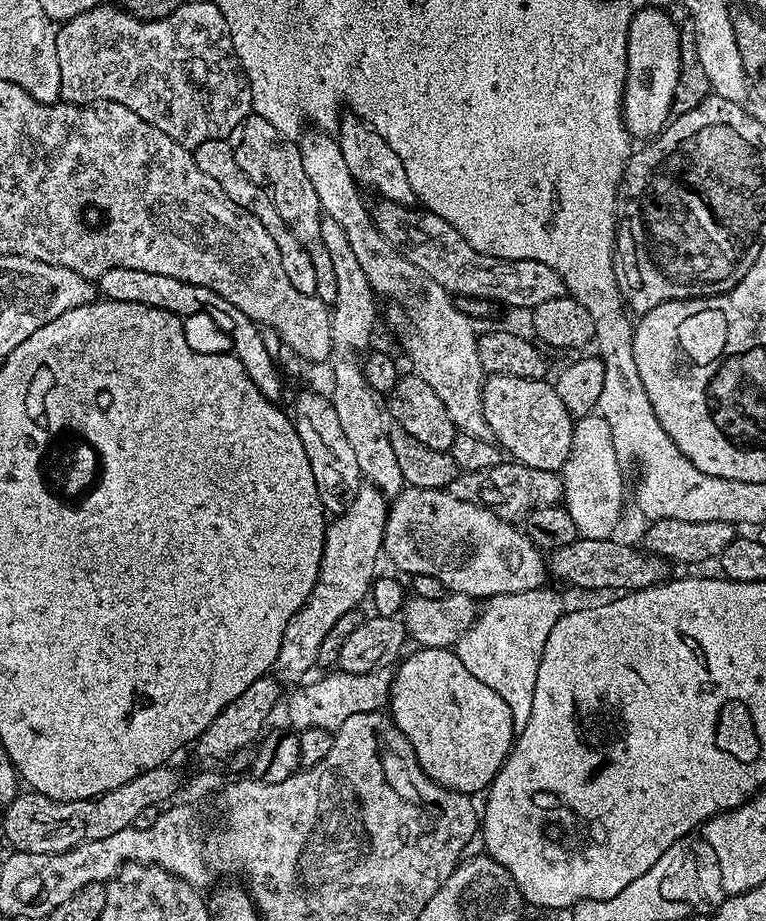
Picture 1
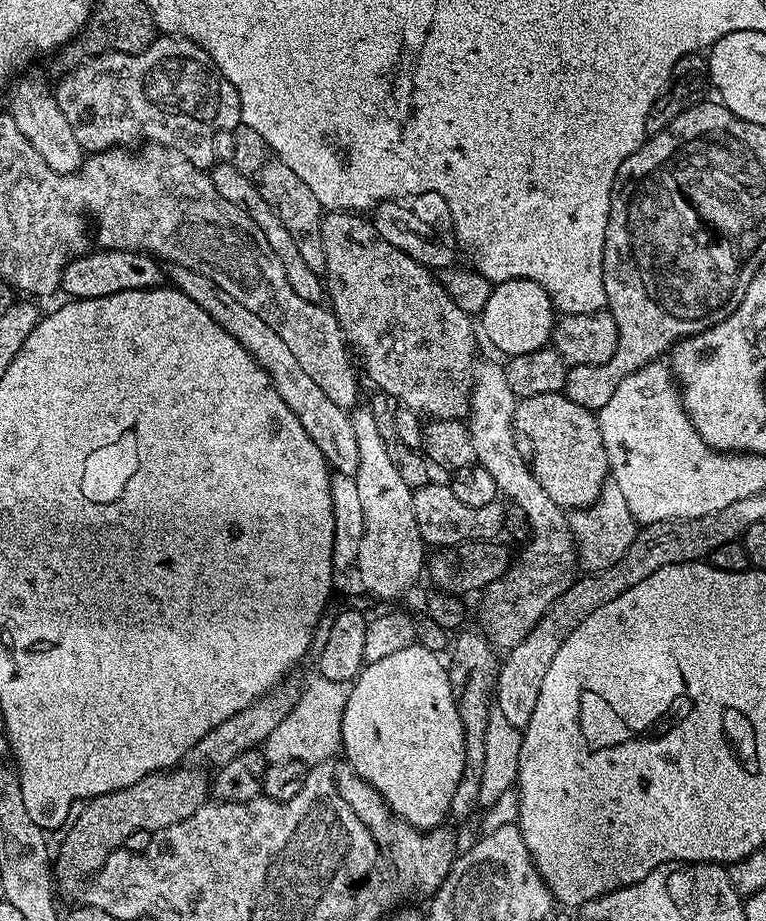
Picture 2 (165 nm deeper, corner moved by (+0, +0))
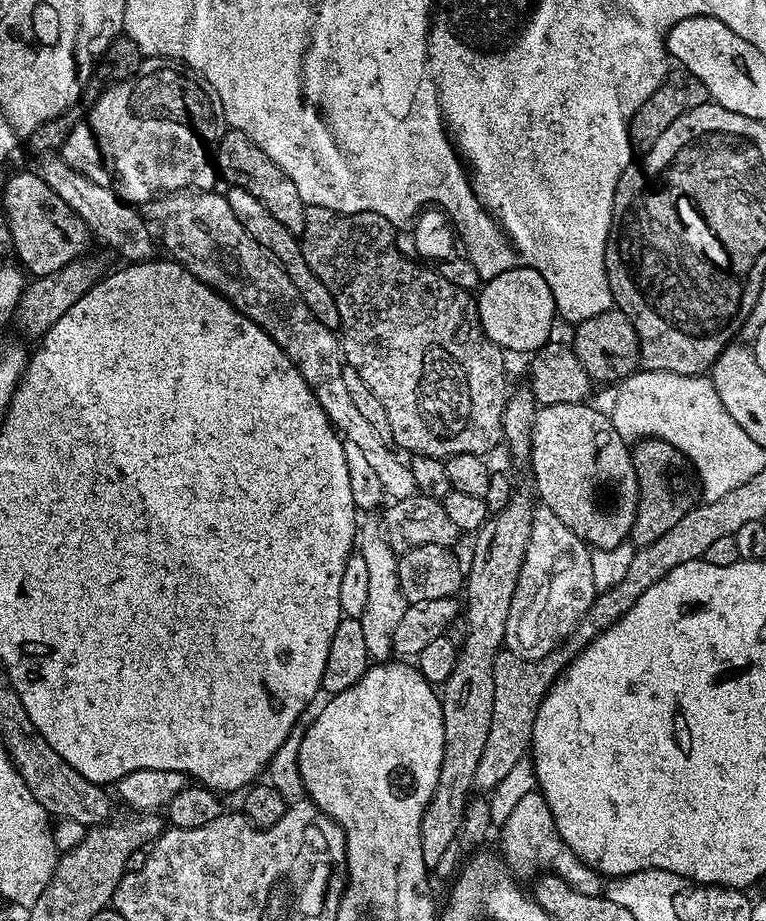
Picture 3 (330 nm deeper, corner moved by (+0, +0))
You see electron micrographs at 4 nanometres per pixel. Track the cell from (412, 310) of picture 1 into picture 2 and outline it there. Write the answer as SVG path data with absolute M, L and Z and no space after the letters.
M477 363L472 378L472 406L466 420L470 438L474 441L476 464L484 467L494 478L499 495L509 496L512 499L509 501L526 514L530 533L530 539L521 547L525 548L520 556L518 552L512 567L502 574L502 578L483 589L479 597L479 627L500 650L518 646L518 642L538 626L542 614L546 614L552 603L578 579L578 553L576 539L568 525L569 513L557 506L542 486L538 486L531 463L522 448L520 453L516 445L518 429L514 421L517 403L518 398L510 390L510 382L506 382L503 367L499 363Z

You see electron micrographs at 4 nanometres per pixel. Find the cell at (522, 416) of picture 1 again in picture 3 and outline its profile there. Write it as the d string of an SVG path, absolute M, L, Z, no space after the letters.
M585 402L583 404L546 404L537 407L534 426L532 427L532 458L530 467L532 467L532 476L536 479L537 493L535 492L535 495L538 497L538 500L538 495L540 495L539 503L554 514L558 514L558 518L562 518L562 522L566 522L566 526L570 526L570 530L574 530L574 534L578 534L578 538L582 538L585 544L599 550L601 548L618 546L625 543L631 537L634 518L638 510L640 487L638 486L638 478L636 477L636 467L632 461L632 448L629 441L623 440L618 434L618 430L614 430L607 411L599 412L598 409L591 408L590 405L591 403Z

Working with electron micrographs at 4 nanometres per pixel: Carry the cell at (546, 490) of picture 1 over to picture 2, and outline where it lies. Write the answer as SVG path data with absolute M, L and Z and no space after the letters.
M429 482L422 485L422 487L413 491L412 501L414 502L414 518L418 522L420 537L424 539L425 545L455 546L471 540L496 540L504 532L505 505L503 503L495 502L486 506L463 505L461 499L454 494L447 483L435 484L435 482Z

